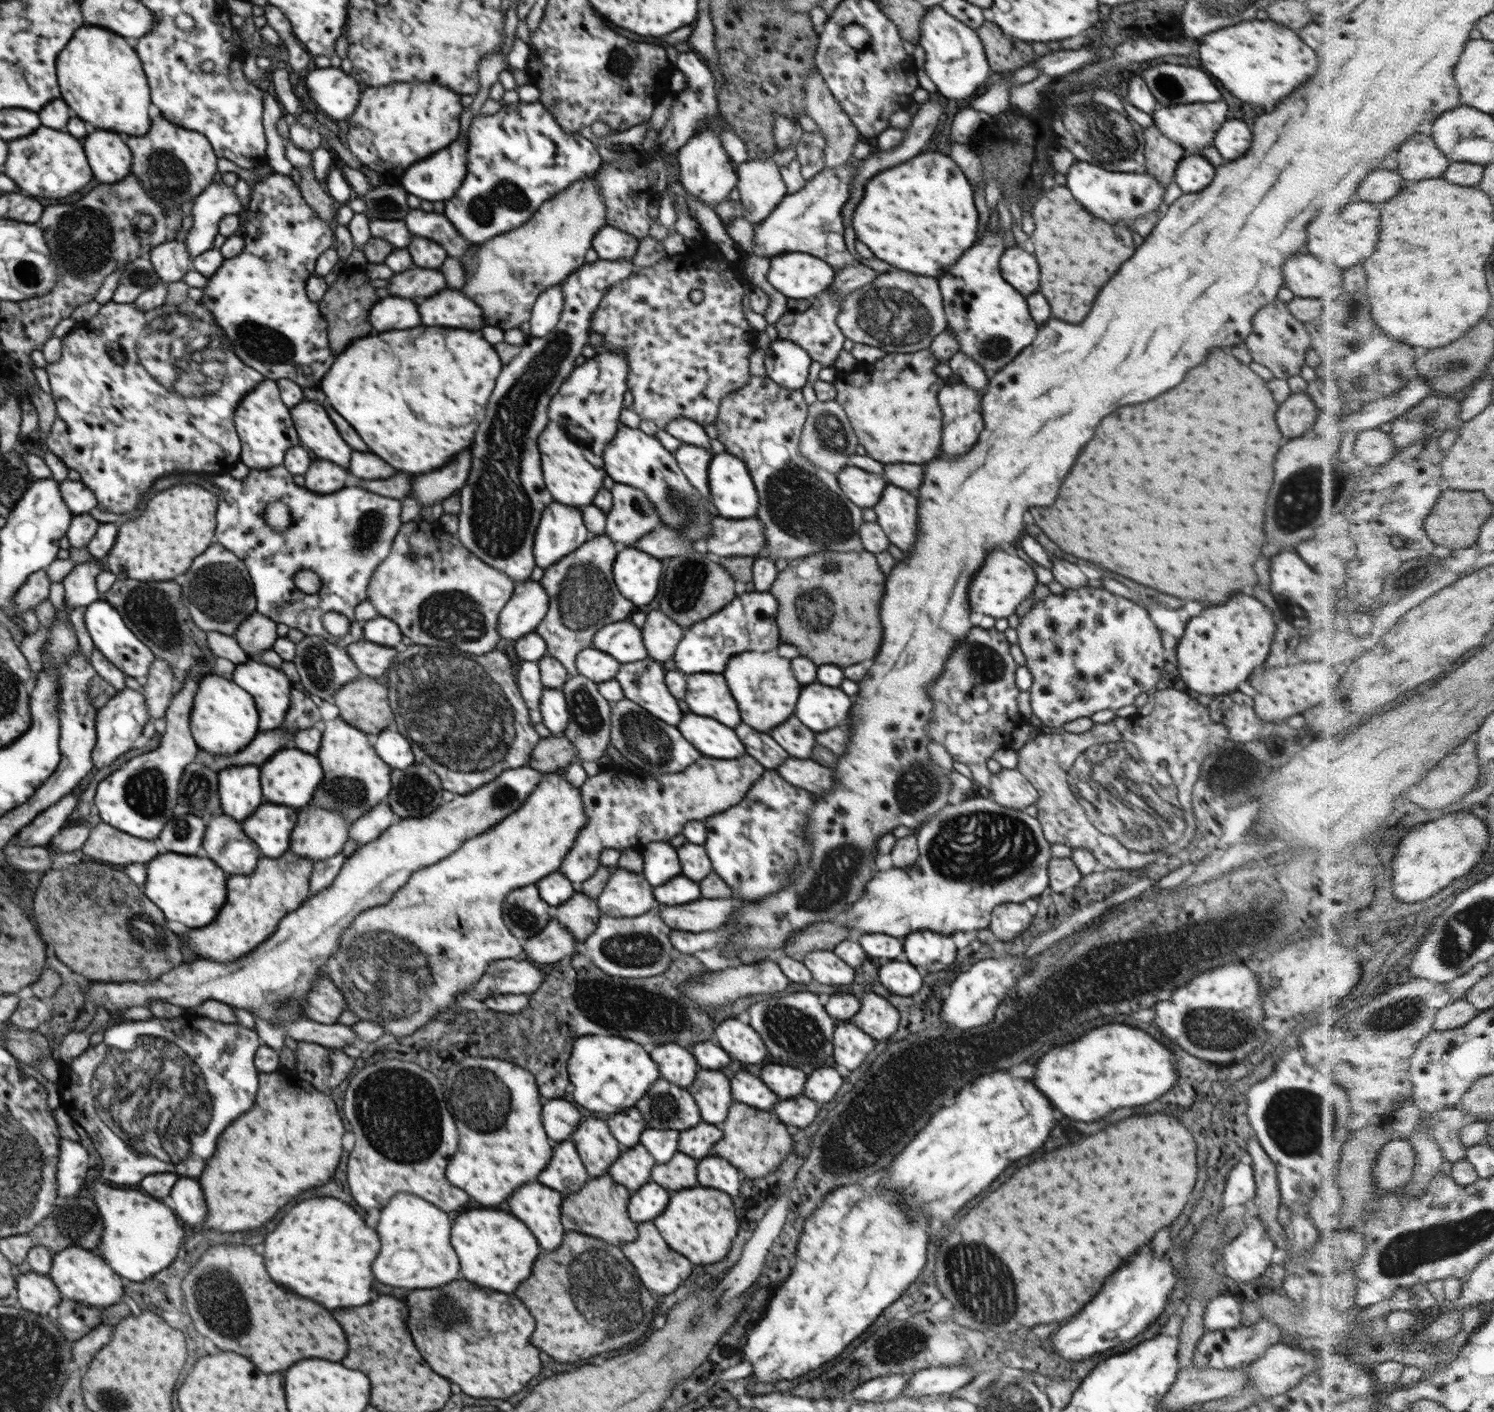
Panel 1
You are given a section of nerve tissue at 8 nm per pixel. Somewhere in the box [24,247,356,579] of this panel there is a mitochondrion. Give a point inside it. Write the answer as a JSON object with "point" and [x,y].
{"point":[182,334]}

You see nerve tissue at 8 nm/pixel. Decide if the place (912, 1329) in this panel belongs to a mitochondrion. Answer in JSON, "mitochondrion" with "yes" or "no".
{"mitochondrion":"yes"}

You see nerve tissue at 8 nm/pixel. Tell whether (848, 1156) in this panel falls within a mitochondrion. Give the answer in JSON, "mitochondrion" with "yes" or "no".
{"mitochondrion":"yes"}

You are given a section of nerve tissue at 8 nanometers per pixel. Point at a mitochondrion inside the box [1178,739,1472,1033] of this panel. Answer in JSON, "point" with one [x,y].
{"point":[1213,943]}

